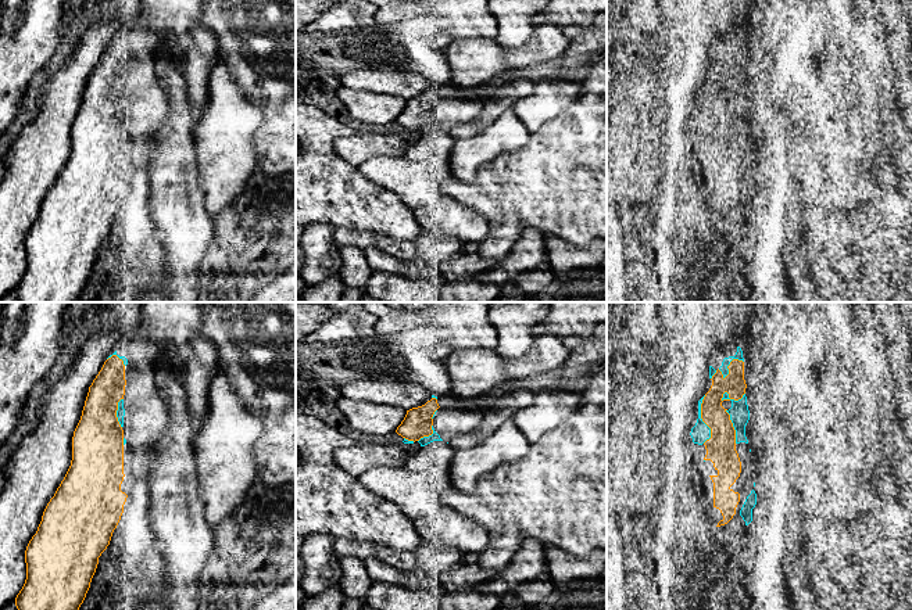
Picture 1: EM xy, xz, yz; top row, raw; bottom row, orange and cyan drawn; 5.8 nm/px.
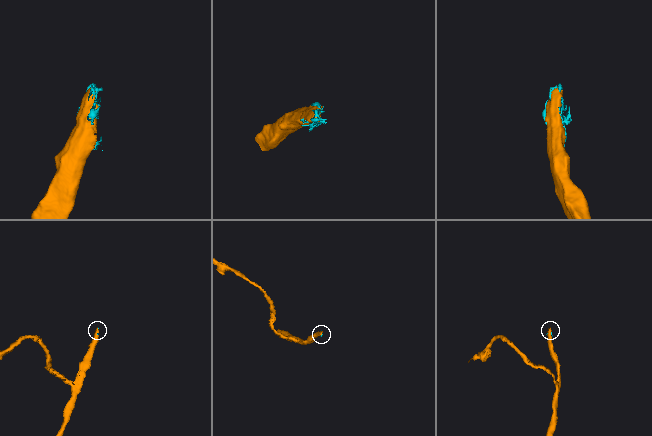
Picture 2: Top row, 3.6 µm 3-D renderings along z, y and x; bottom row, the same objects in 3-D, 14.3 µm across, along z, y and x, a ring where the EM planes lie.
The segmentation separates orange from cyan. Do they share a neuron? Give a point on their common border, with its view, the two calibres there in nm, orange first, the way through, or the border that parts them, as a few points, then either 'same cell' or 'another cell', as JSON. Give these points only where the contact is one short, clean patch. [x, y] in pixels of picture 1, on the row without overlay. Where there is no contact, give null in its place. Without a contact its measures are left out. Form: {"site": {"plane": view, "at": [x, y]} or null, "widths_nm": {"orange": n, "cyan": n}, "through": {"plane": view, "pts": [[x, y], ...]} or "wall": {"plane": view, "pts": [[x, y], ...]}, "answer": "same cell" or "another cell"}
{"site": {"plane": "yz", "at": [703, 110]}, "widths_nm": {"orange": 180, "cyan": 110}, "answer": "same cell"}

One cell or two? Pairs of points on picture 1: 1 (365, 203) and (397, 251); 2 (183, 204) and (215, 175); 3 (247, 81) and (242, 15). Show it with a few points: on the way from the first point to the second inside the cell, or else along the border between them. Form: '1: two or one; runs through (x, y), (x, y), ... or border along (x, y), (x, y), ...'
1: two; border along (364, 230), (411, 241)
2: two; border along (196, 154), (204, 208), (211, 218)
3: one; runs through (243, 64), (238, 54), (242, 32)

